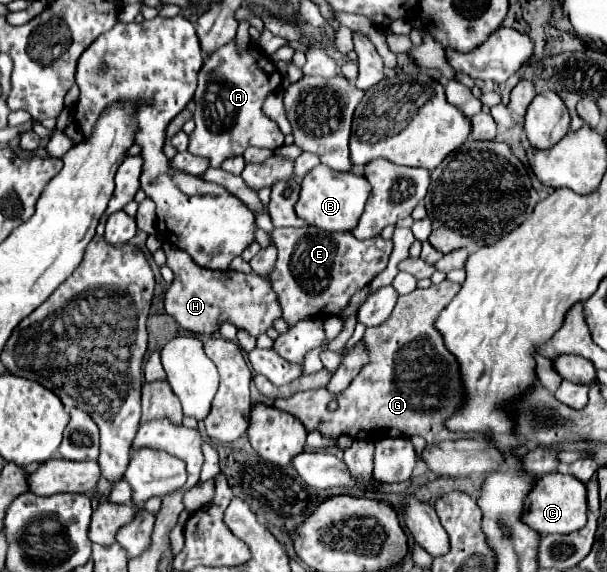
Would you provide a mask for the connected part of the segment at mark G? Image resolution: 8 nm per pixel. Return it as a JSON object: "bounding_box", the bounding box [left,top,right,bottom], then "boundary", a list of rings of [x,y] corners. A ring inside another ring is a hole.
{"bounding_box":[273,280,479,442],"boundary":[[[443,280],[437,286],[429,286],[427,290],[415,288],[411,294],[399,296],[389,320],[383,326],[367,328],[361,342],[365,350],[369,352],[369,362],[361,368],[359,376],[351,382],[351,386],[341,394],[341,396],[331,396],[325,388],[317,390],[307,390],[299,392],[291,398],[281,398],[273,402],[273,408],[289,412],[291,416],[299,418],[307,430],[319,430],[319,432],[333,432],[335,436],[339,434],[349,434],[359,440],[375,440],[375,438],[407,438],[407,436],[423,436],[427,442],[443,442],[447,438],[477,438],[479,434],[451,434],[443,426],[447,414],[453,414],[455,408],[461,406],[461,388],[459,388],[459,372],[457,372],[457,362],[449,354],[449,350],[443,346],[441,334],[435,330],[433,322],[435,316],[455,298],[455,294],[461,290],[461,284],[453,284],[449,280]],[[337,400],[337,410],[329,410],[329,402]]]}

